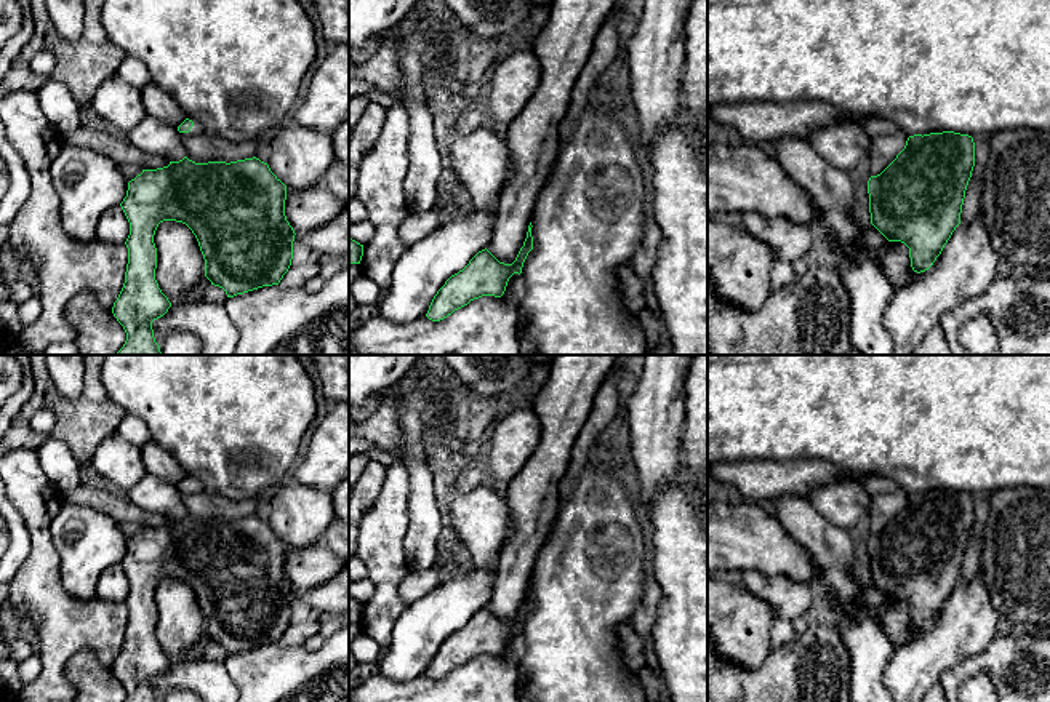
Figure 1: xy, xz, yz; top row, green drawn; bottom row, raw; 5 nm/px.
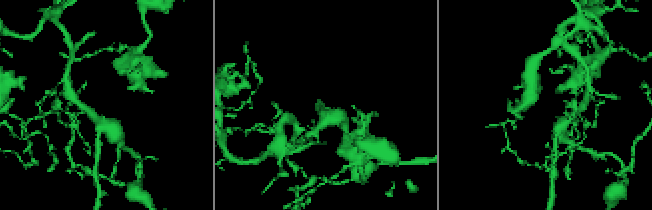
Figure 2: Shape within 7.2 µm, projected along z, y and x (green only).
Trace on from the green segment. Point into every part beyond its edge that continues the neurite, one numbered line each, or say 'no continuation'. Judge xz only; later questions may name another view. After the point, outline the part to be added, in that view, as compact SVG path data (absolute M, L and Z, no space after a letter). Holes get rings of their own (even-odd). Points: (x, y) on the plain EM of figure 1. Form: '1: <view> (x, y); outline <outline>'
no continuation

